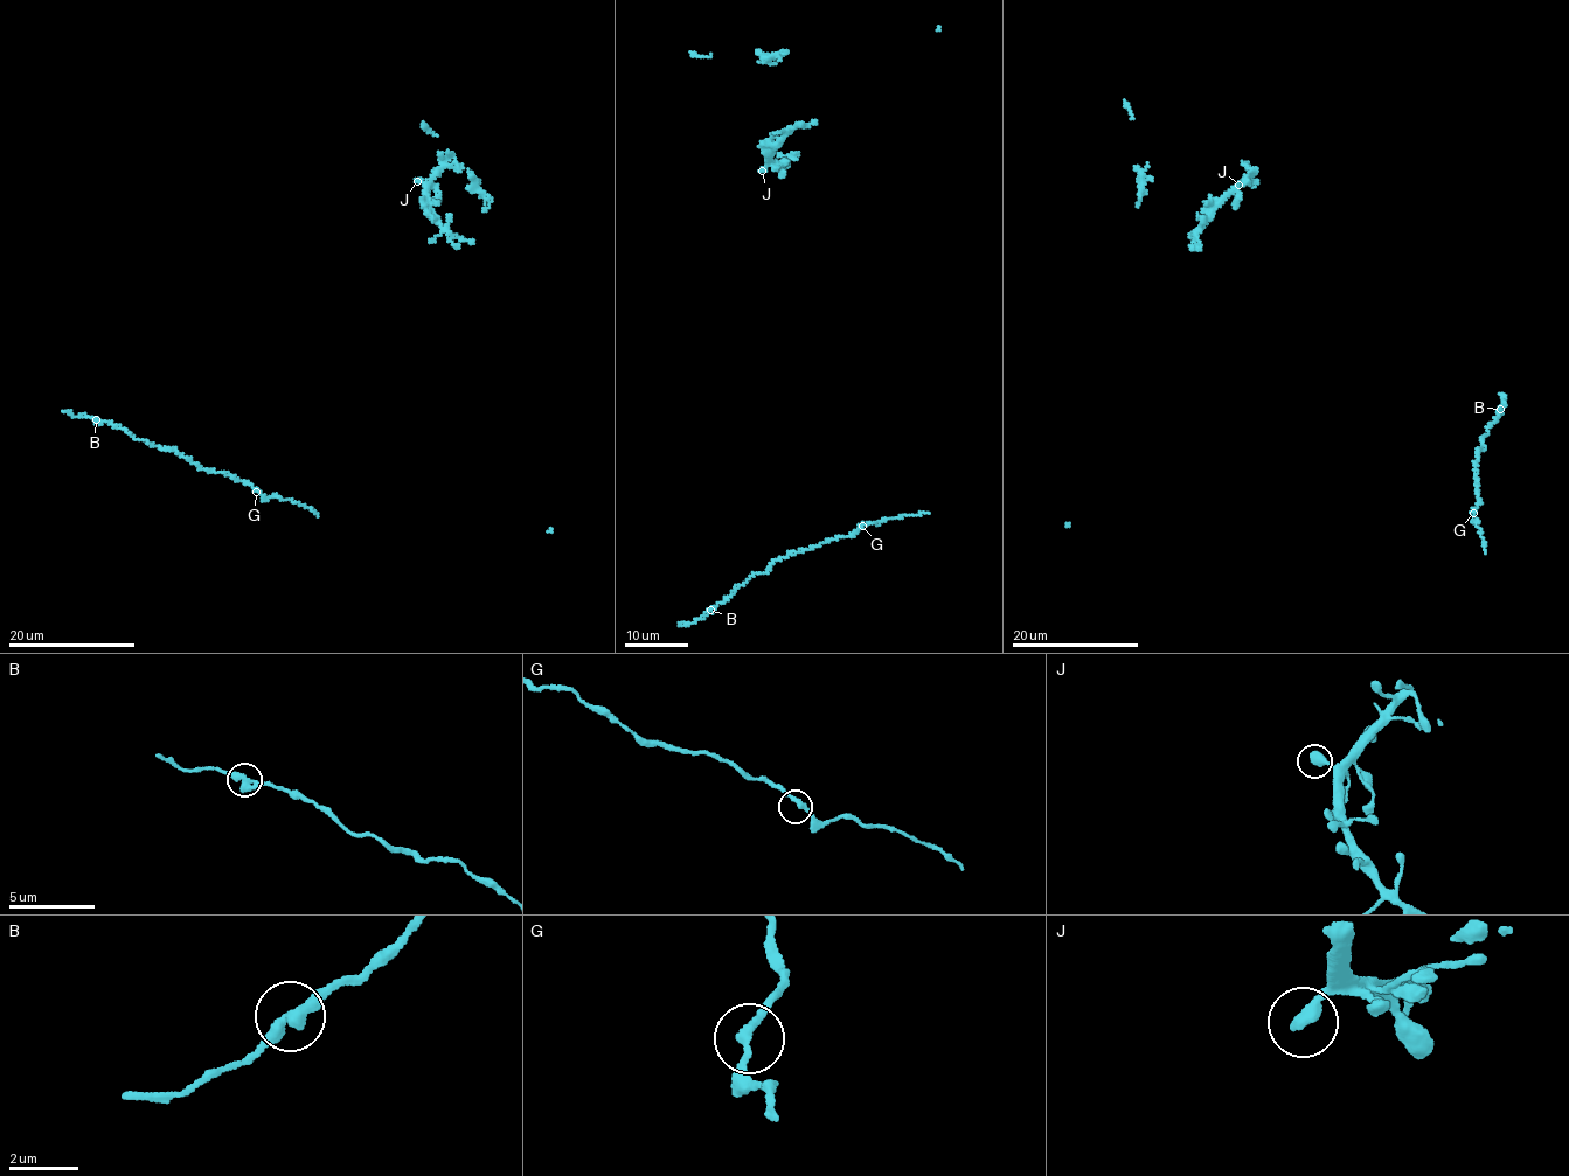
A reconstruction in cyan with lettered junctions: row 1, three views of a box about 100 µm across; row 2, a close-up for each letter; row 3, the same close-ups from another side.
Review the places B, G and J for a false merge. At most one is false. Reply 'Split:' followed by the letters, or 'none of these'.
Split: none of these

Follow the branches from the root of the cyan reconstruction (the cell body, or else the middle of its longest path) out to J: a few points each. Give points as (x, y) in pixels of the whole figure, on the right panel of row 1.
J: (1237, 202), (1238, 185)

